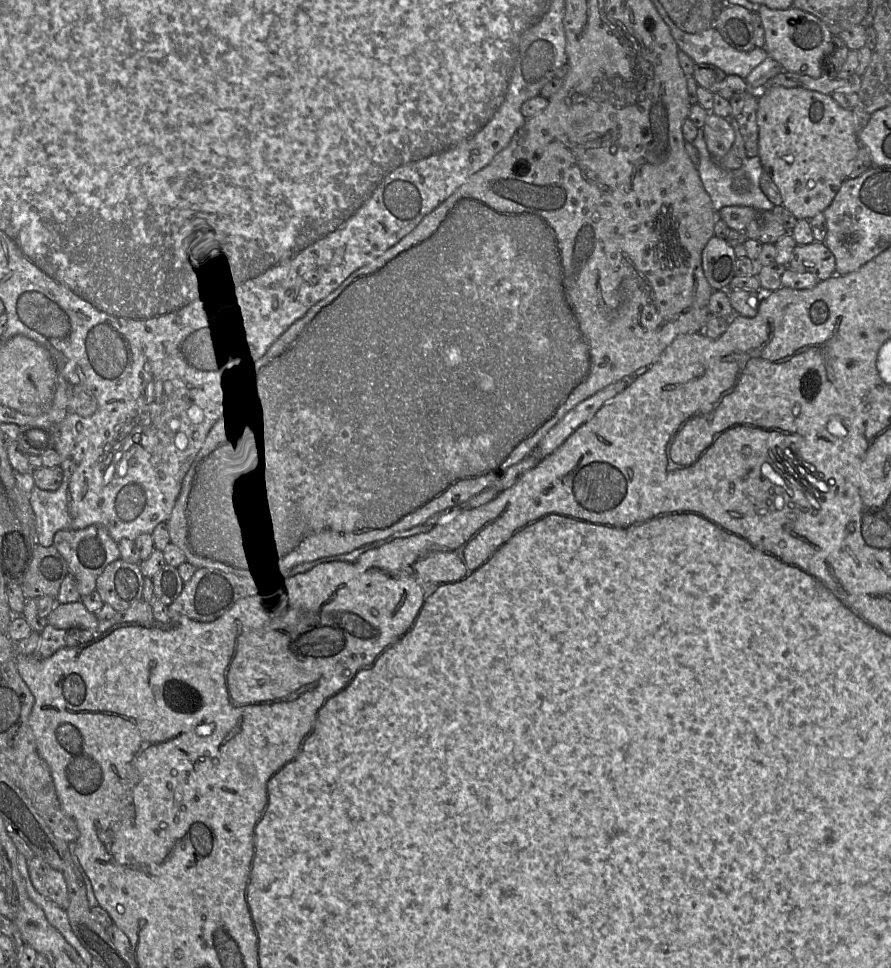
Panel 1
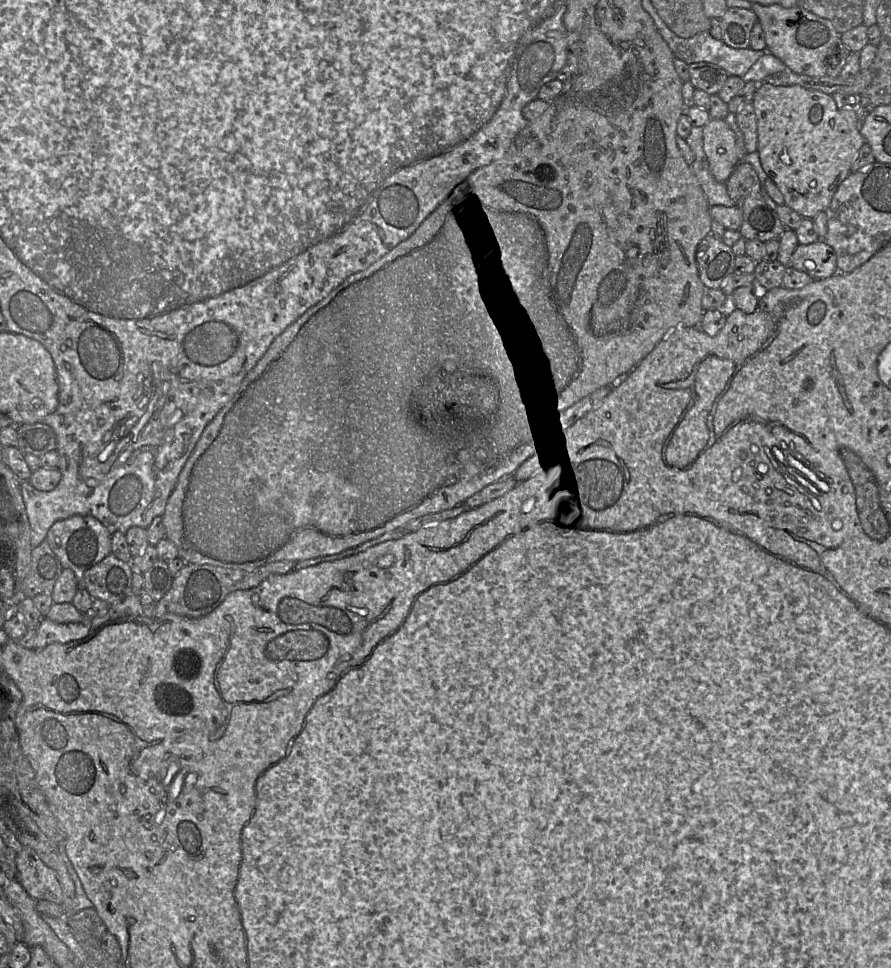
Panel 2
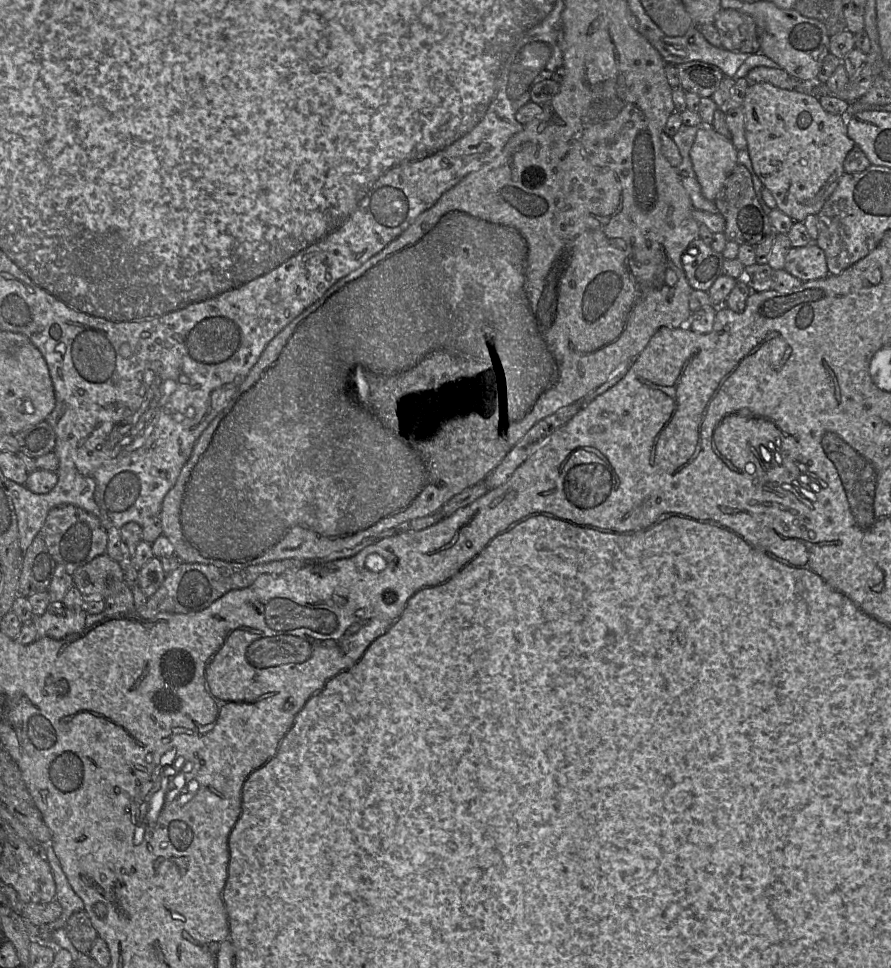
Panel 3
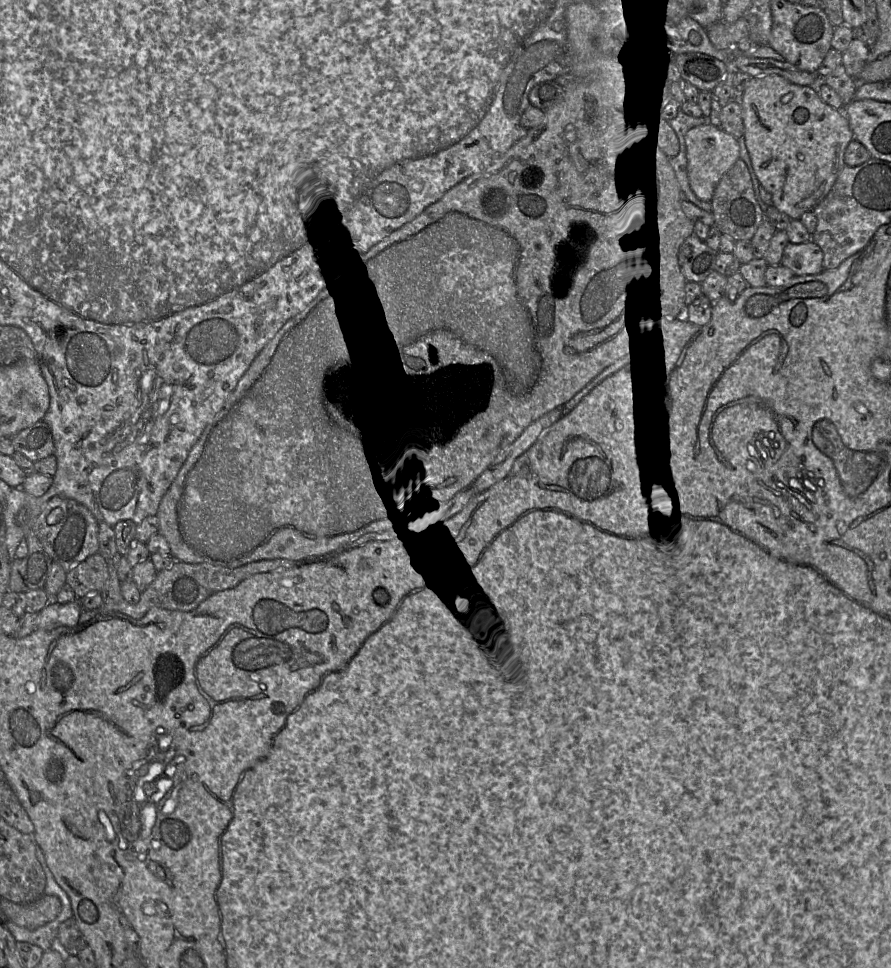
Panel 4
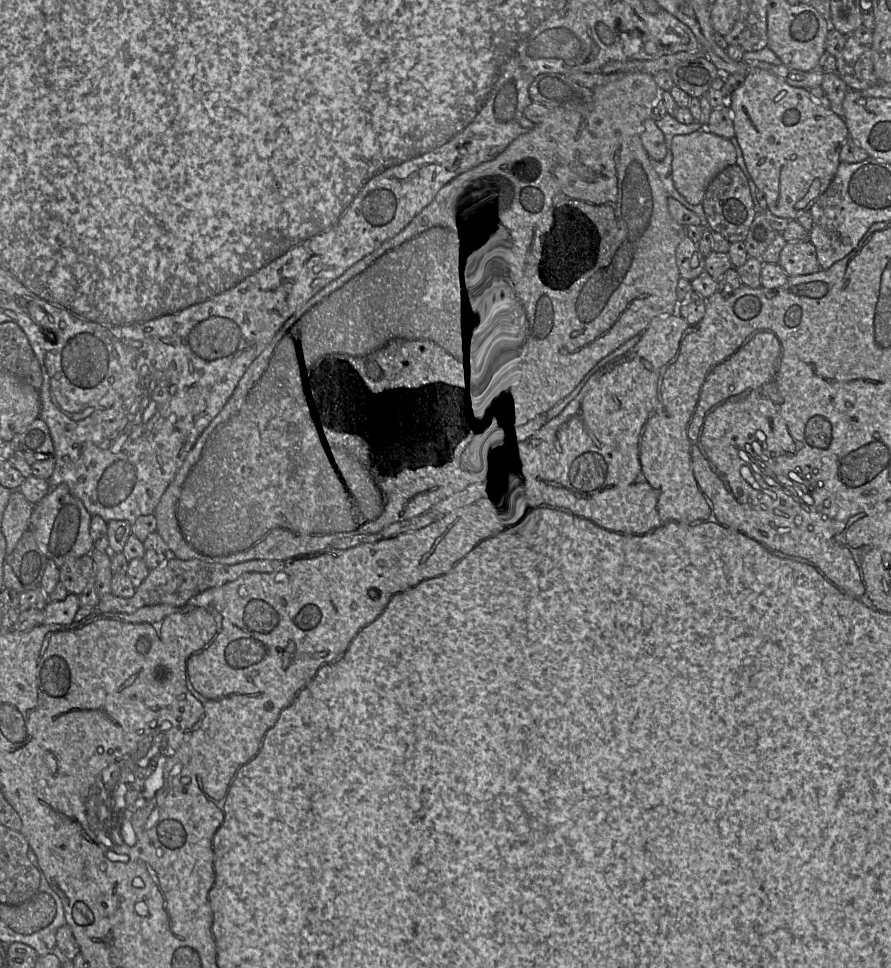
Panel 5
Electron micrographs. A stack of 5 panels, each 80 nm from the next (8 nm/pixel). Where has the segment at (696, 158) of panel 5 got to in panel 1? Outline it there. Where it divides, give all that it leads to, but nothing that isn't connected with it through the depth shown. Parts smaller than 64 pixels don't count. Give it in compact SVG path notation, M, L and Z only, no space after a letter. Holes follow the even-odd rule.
M709 113L702 130L707 150L718 163L718 159L725 156L734 143L734 129L728 119Z

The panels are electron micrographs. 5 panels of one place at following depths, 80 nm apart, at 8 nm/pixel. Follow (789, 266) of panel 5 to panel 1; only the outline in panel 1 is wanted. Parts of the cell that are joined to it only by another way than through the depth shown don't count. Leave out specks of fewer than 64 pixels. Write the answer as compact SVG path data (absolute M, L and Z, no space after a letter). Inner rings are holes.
M821 241L796 245L789 266L798 272L810 272L819 281L835 275L835 256Z

